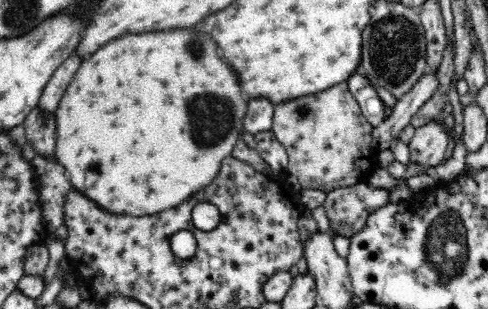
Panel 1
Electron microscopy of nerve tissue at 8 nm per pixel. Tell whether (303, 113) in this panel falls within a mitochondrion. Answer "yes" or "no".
yes

